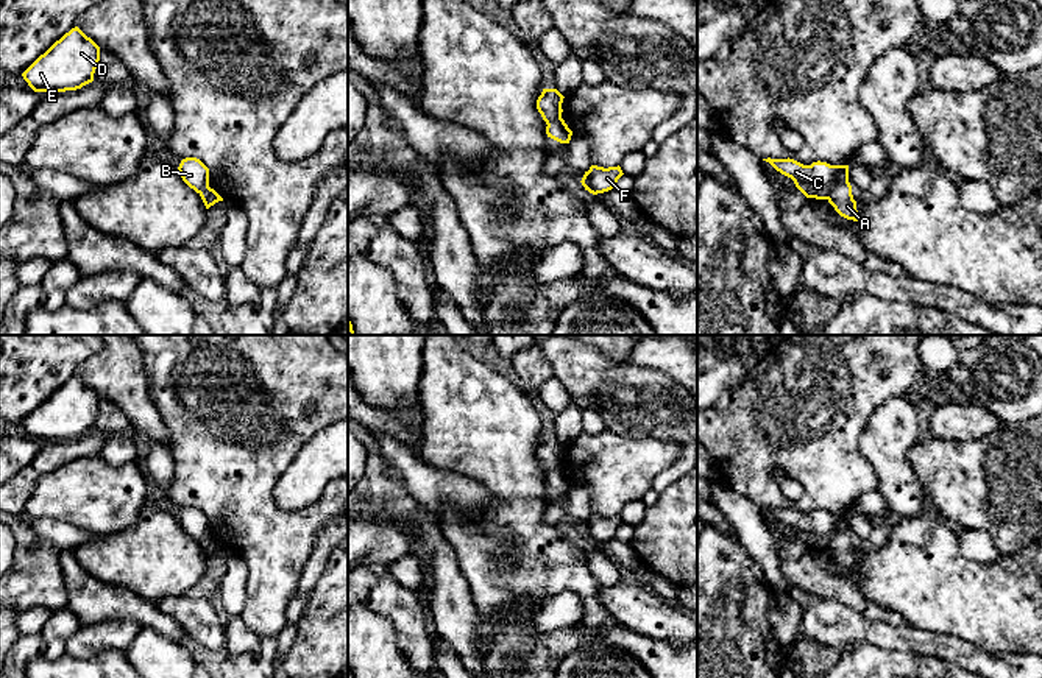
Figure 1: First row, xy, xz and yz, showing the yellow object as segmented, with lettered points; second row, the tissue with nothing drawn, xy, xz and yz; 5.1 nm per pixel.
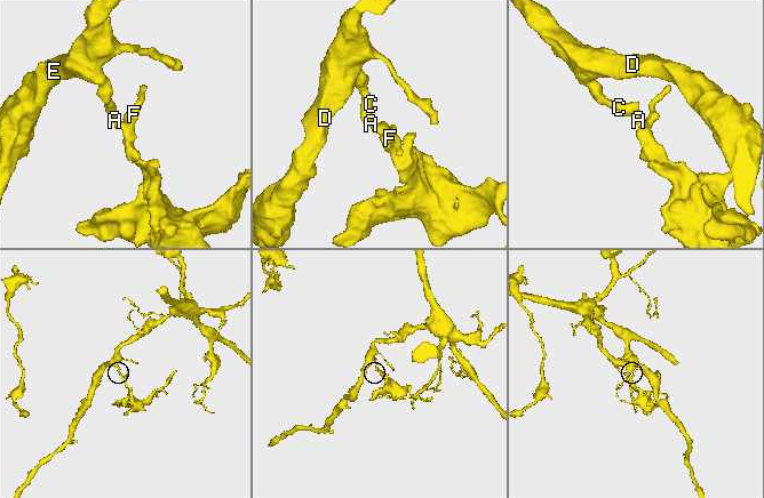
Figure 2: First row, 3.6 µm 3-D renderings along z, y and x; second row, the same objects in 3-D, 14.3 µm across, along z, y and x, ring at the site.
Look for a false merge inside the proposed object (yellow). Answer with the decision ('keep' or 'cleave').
cleave

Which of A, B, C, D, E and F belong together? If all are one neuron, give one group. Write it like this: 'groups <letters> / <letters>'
groups A F / B C D E

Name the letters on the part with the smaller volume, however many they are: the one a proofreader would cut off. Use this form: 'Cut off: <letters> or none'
Cut off: A, F

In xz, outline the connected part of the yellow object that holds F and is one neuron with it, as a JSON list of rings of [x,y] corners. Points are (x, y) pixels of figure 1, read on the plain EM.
[[[591,514],[588,521],[585,521],[582,527],[582,535],[593,544],[608,541],[615,536],[618,528],[622,525],[621,516],[597,516]]]

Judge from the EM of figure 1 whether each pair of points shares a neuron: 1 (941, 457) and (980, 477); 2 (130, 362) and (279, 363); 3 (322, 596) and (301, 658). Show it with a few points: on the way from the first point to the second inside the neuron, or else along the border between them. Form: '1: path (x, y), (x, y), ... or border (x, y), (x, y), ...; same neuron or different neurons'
1: path (950, 466), (961, 477), (971, 477); same neuron
2: border (141, 351), (152, 398); different neurons
3: path (323, 611), (323, 636), (317, 642); same neuron

